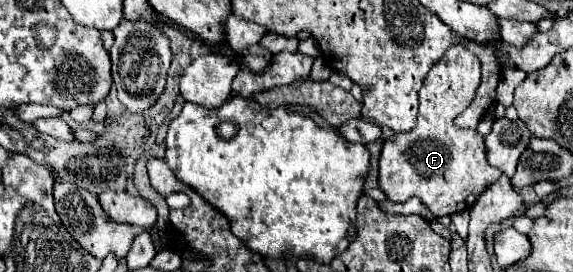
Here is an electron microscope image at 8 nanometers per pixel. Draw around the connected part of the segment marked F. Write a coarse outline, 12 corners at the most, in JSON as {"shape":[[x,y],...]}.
{"shape":[[449,47],[419,91],[419,119],[385,139],[379,185],[437,217],[469,211],[501,177],[483,135],[453,119],[479,59]]}

